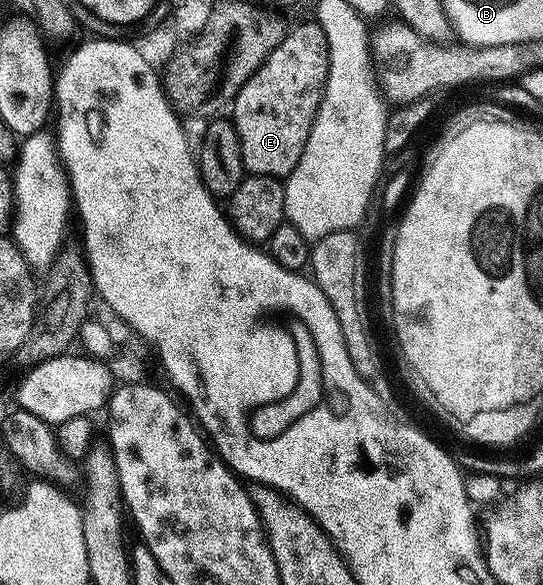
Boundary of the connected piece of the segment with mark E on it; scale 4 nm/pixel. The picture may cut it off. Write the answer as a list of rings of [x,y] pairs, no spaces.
[[[310,20],[289,32],[287,30],[257,72],[253,72],[248,82],[240,88],[233,103],[233,111],[235,110],[233,121],[235,131],[239,134],[243,168],[248,175],[260,174],[283,180],[297,167],[322,102],[328,66],[326,33],[322,31],[317,21]]]

